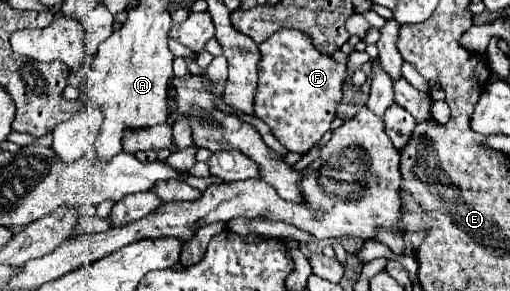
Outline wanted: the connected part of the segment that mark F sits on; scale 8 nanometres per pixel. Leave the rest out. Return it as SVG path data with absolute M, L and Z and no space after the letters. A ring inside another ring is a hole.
M279 29L259 47L259 83L253 99L253 115L271 127L271 133L293 153L309 151L339 115L347 67L319 53L309 35L299 29ZM299 35L299 45L297 45Z

